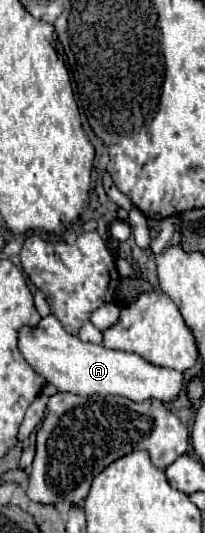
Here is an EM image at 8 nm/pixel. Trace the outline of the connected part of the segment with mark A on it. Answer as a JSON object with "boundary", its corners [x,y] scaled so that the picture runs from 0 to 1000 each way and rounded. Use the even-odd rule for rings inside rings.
{"boundary":[[[263,591],[215,595],[166,621],[146,621],[137,614],[98,617],[88,651],[117,674],[302,737],[371,737],[371,741],[488,737],[507,745],[585,741],[683,756],[722,749],[849,752],[907,730],[907,715],[878,696],[741,685],[663,662],[546,659],[517,655],[507,647],[410,644],[380,632],[332,629]]]}

